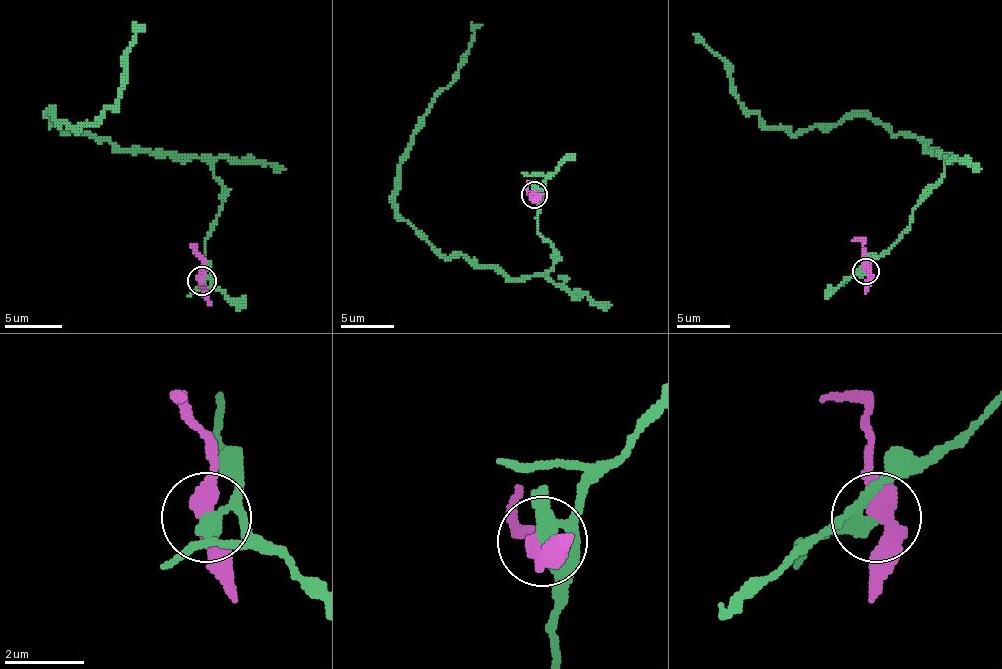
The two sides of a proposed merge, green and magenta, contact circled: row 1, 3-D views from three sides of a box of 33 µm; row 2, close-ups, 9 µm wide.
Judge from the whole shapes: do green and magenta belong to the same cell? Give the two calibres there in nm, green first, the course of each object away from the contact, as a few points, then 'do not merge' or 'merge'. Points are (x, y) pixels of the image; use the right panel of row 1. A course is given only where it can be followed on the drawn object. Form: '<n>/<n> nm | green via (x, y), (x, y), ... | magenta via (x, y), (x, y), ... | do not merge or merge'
240/440 nm | green via (865, 272), (910, 224), (949, 158), (865, 116), (794, 134), (770, 129), (741, 103), (730, 68), (693, 34) | magenta via (865, 272), (865, 248), (860, 240), (852, 240) | do not merge

